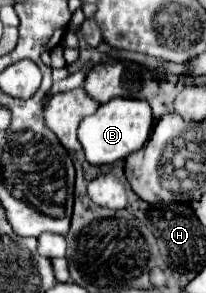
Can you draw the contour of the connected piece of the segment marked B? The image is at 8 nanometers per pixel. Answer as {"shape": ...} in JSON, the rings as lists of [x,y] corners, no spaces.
{"shape":[[[112,98],[102,104],[92,116],[86,116],[78,128],[78,140],[84,148],[86,160],[90,164],[102,166],[112,164],[116,160],[126,158],[128,154],[140,150],[152,132],[154,120],[152,110],[146,100],[130,100],[130,98]]]}

